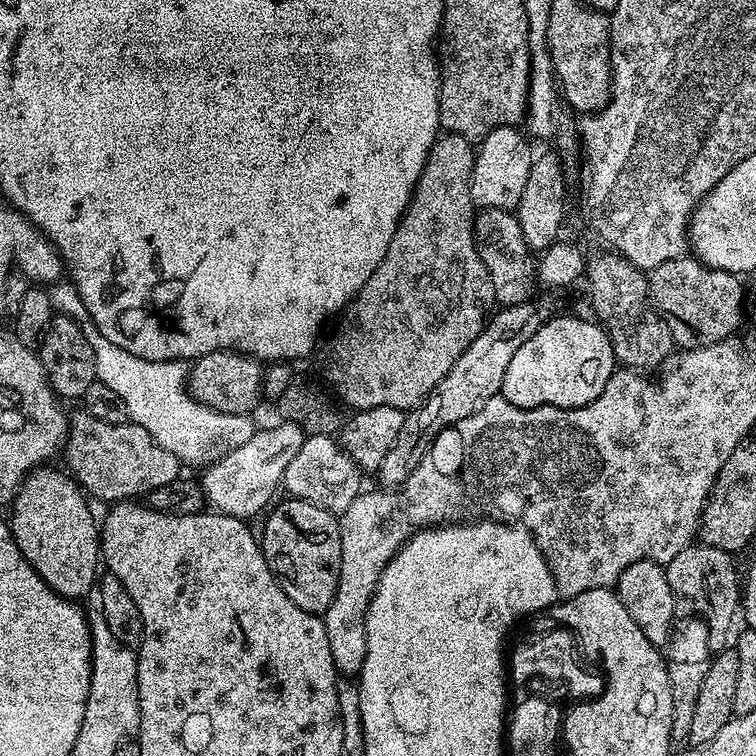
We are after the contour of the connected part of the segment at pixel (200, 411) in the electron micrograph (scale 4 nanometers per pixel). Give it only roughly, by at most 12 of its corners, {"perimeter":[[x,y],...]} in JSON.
{"perimeter":[[86,338],[96,379],[181,461],[198,458],[213,408],[179,360],[147,360]]}

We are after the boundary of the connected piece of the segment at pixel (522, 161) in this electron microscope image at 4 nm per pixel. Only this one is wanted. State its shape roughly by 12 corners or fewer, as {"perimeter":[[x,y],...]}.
{"perimeter":[[516,126],[479,141],[477,209],[517,207],[534,151]]}

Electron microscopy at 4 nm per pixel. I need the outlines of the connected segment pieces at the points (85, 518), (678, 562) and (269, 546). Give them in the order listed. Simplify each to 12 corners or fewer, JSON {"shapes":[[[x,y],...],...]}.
{"shapes":[[[33,468],[12,537],[69,598],[93,591],[98,520],[67,471]],[[696,542],[666,566],[670,590],[720,636],[737,619],[733,553]],[[305,500],[267,513],[262,547],[290,602],[323,614],[342,570],[340,521]]]}

